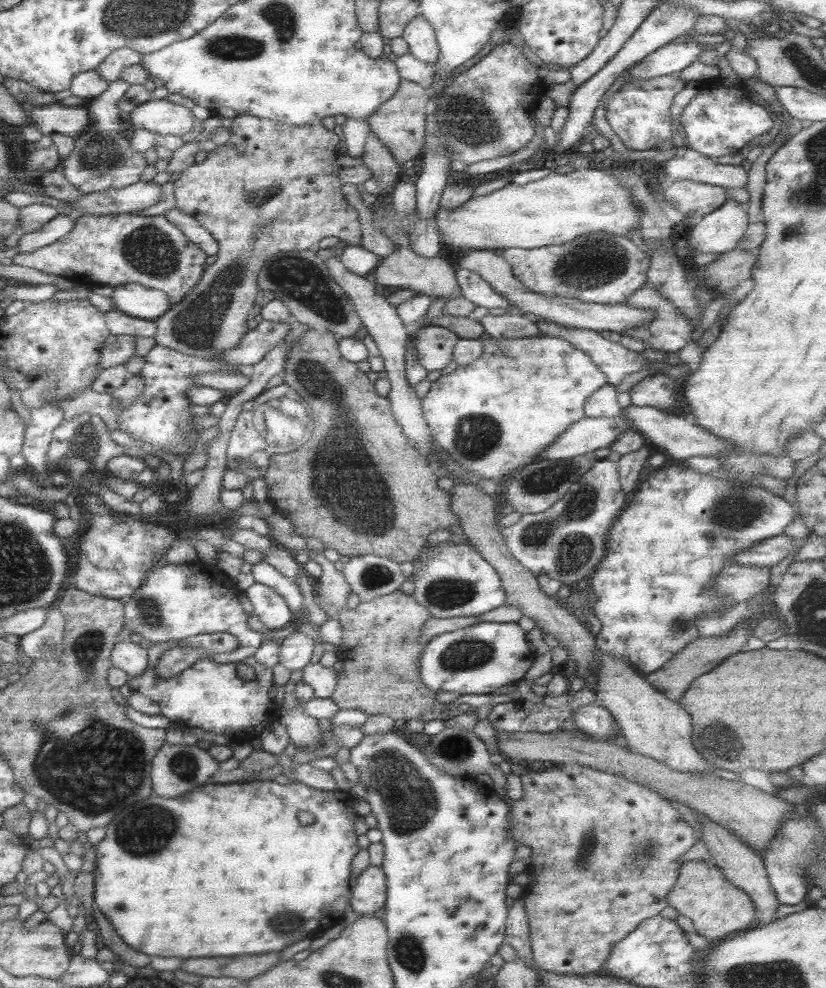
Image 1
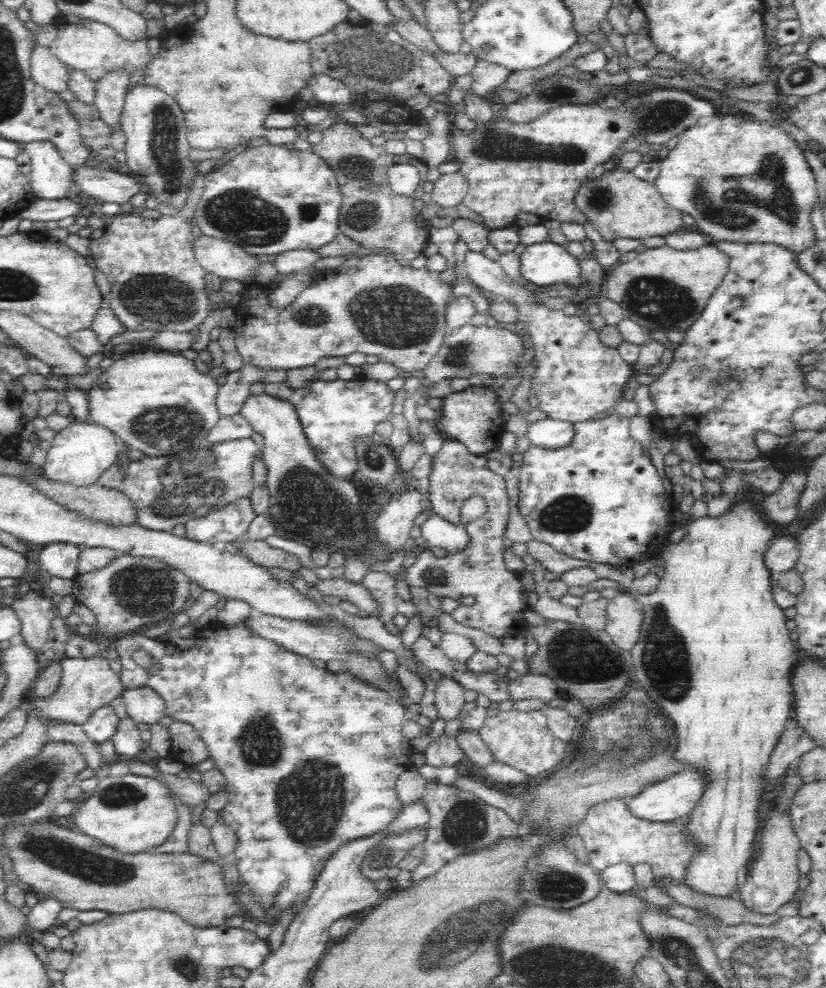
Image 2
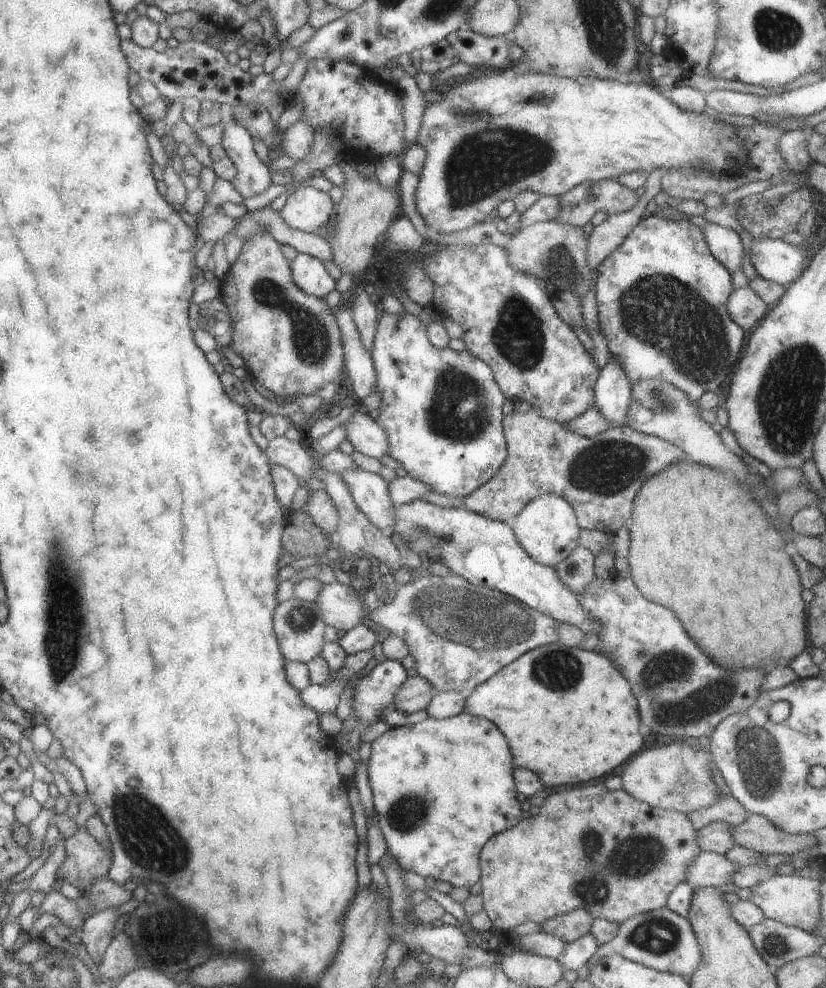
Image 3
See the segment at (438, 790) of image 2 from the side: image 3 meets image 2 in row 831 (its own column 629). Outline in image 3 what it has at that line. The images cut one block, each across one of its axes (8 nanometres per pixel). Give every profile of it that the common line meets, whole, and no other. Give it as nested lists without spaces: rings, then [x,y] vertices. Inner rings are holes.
[[[534,406],[525,413],[514,411],[512,414],[504,414],[502,428],[504,428],[506,438],[506,460],[504,460],[502,468],[499,468],[498,472],[486,481],[486,484],[482,484],[479,489],[464,498],[464,504],[469,511],[475,512],[477,515],[505,523],[516,518],[518,512],[522,512],[522,508],[530,500],[546,493],[562,495],[564,500],[573,505],[578,526],[581,529],[598,530],[616,535],[620,528],[627,526],[632,514],[634,497],[642,488],[642,484],[650,476],[668,468],[670,464],[686,458],[682,449],[674,446],[671,442],[666,442],[663,438],[654,435],[638,432],[626,424],[612,427],[592,438],[574,434],[574,432],[570,432],[570,428],[566,428],[565,423],[542,418],[538,414],[538,408],[534,408]]]

